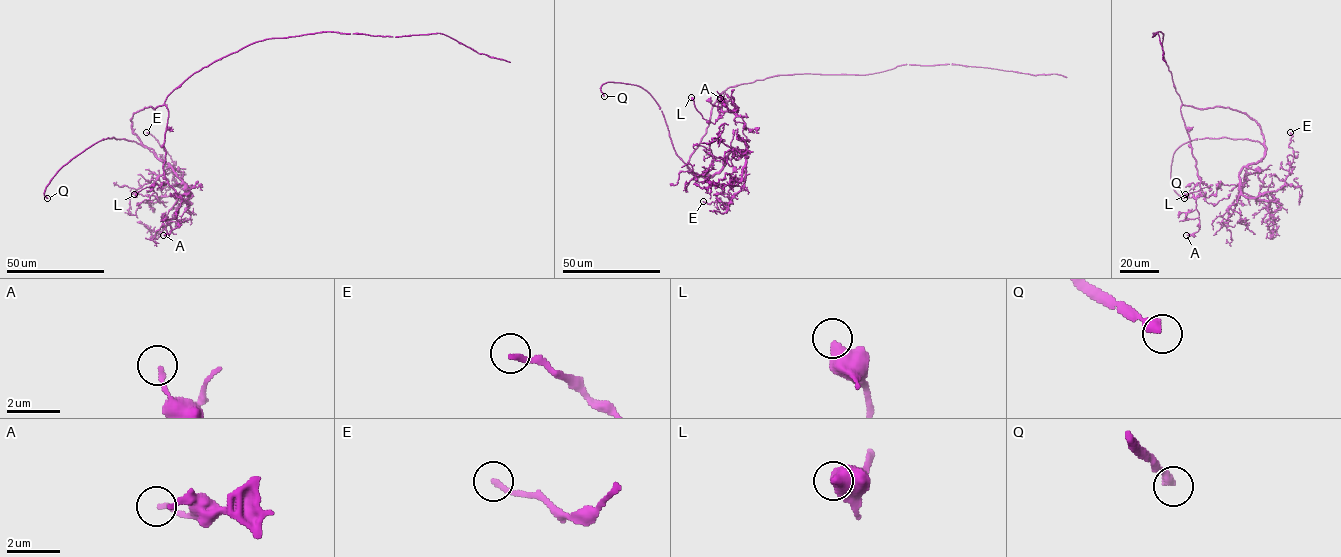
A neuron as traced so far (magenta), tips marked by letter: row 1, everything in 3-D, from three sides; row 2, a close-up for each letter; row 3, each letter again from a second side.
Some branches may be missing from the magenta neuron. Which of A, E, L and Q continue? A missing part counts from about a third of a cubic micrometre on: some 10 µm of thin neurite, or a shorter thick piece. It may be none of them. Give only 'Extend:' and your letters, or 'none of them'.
Extend: Q

